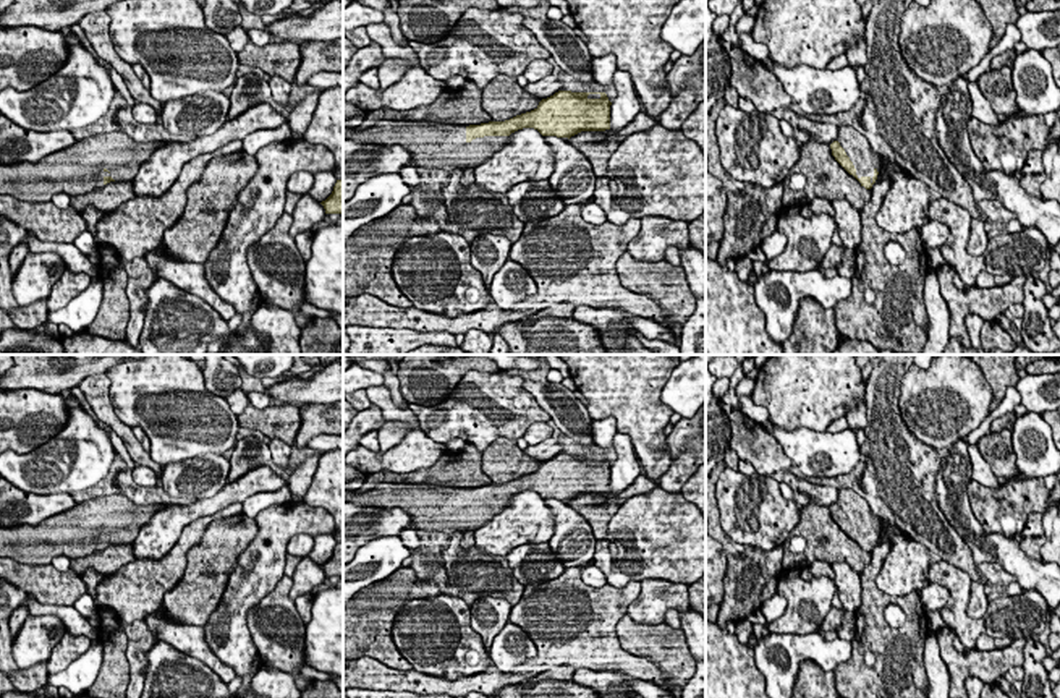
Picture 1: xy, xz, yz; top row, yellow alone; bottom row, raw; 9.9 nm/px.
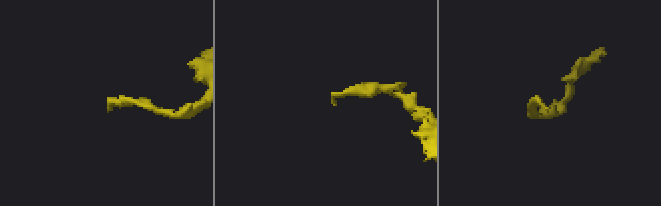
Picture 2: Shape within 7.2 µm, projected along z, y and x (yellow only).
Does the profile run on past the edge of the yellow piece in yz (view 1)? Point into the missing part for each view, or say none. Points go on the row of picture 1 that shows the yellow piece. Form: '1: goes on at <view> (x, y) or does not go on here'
1: goes on at yz (856, 146)

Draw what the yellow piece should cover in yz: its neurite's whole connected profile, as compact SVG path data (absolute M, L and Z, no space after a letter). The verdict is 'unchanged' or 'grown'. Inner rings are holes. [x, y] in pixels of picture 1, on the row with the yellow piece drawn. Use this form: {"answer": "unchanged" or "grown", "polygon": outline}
{"answer": "grown", "polygon": "M838 126L838 138L830 144L835 160L853 175L861 186L871 189L880 172L880 155L876 154L867 138L853 126Z"}

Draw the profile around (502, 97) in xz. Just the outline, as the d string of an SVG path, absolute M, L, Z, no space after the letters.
M498 74L482 89L482 109L492 121L505 121L537 109L542 99L518 84L516 76Z

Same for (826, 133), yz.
M791 109L783 110L783 118L793 126L809 134L822 144L832 144L838 138L838 126L832 123L812 121L808 117L795 113Z

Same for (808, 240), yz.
M785 211L778 215L775 228L787 236L787 248L769 261L769 270L806 272L816 269L832 246L835 219L827 212L808 219L798 212L787 215Z

